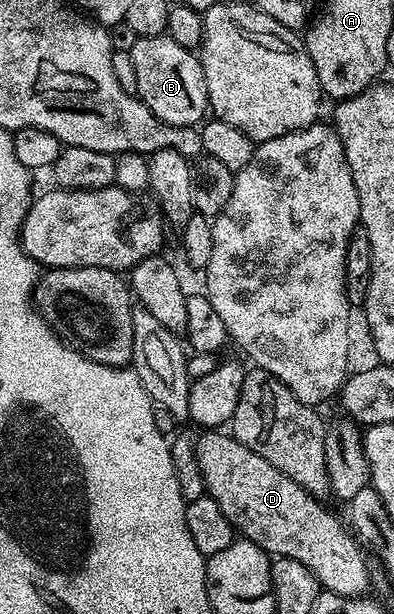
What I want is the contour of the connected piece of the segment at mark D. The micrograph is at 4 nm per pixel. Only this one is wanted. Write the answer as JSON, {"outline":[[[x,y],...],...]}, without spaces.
{"outline":[[[203,432],[195,443],[195,455],[199,465],[199,474],[203,478],[203,489],[206,497],[217,500],[217,508],[225,512],[232,526],[246,541],[257,544],[275,558],[297,560],[297,564],[305,564],[309,572],[318,580],[320,587],[328,594],[357,598],[368,593],[373,582],[373,574],[367,571],[363,560],[364,551],[360,543],[353,537],[352,531],[343,526],[323,507],[324,503],[301,488],[285,472],[273,468],[265,456],[253,452],[245,444],[241,444],[227,432]]]}

